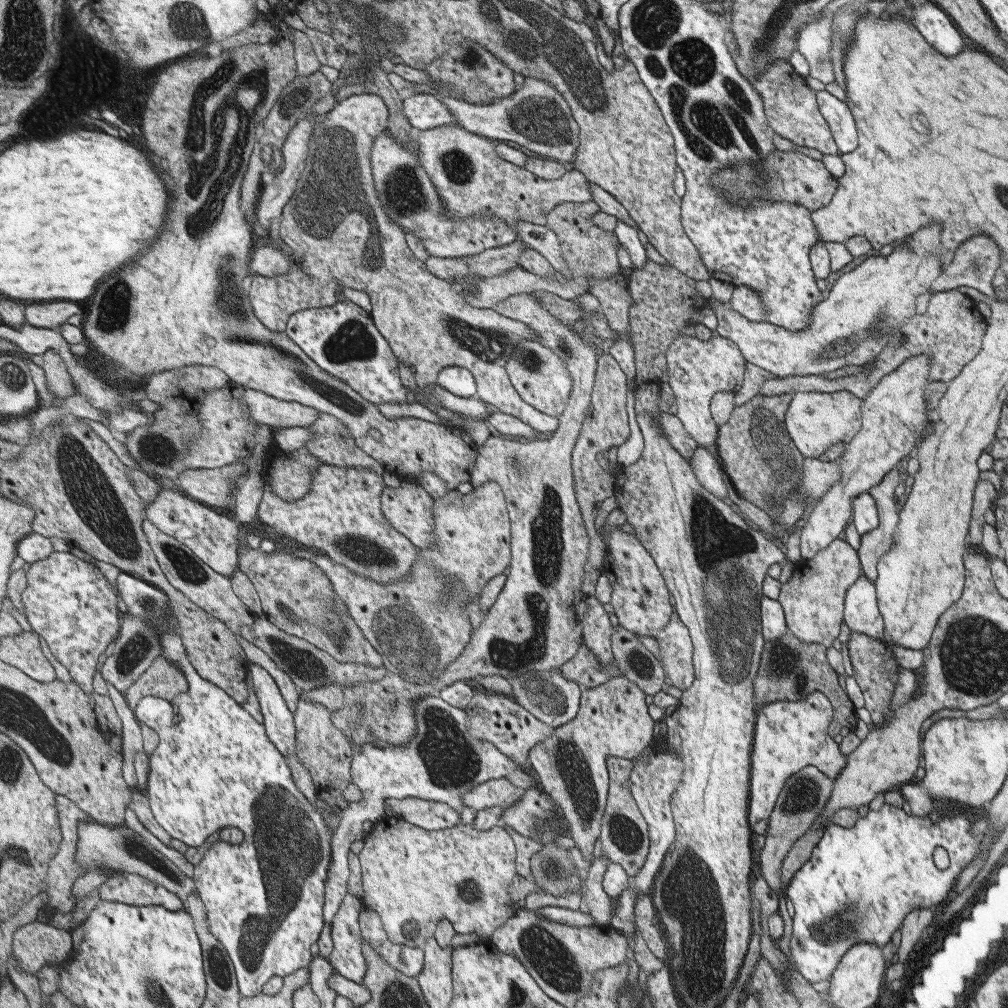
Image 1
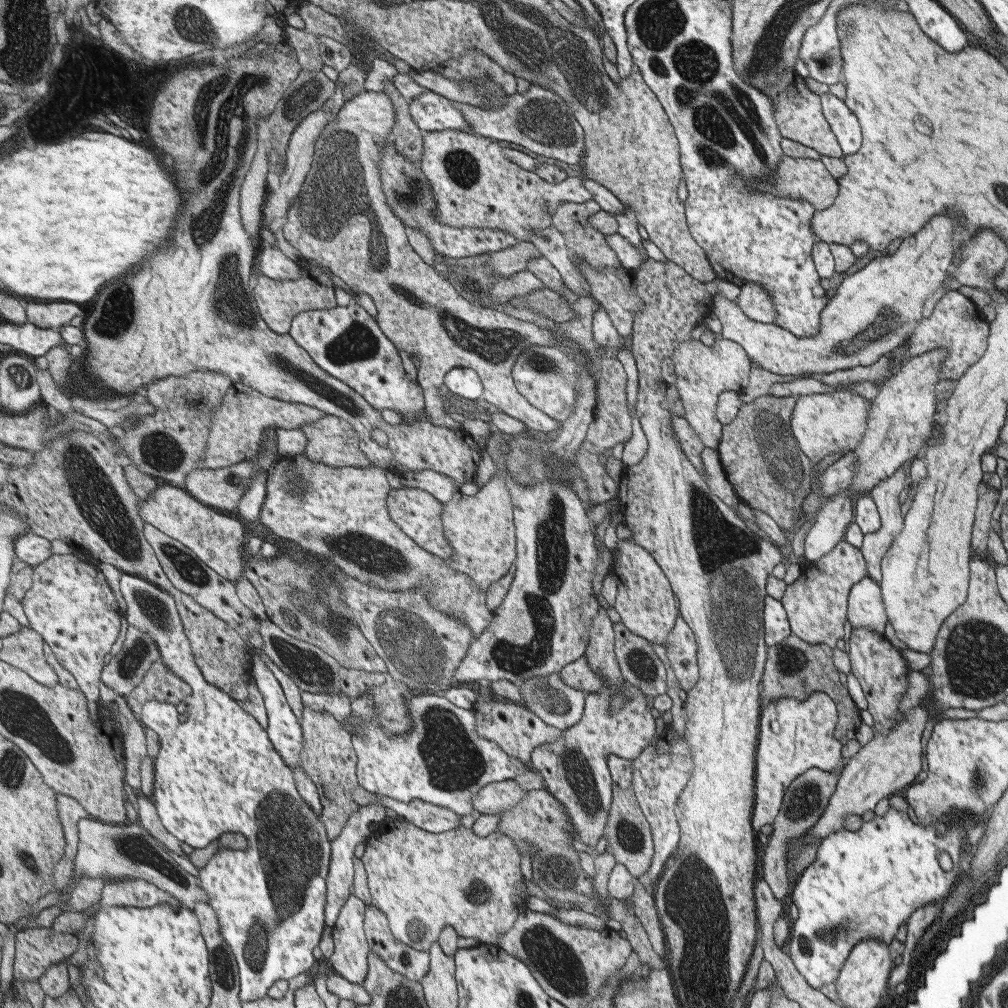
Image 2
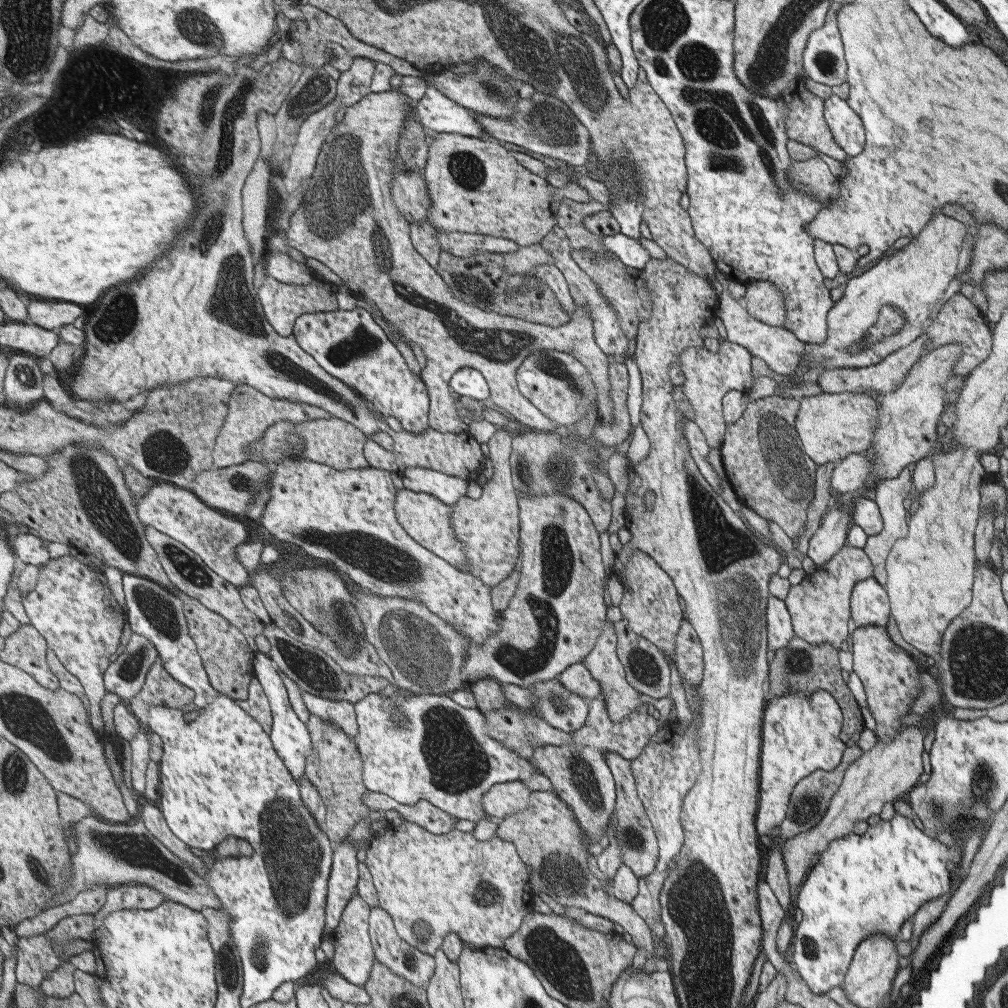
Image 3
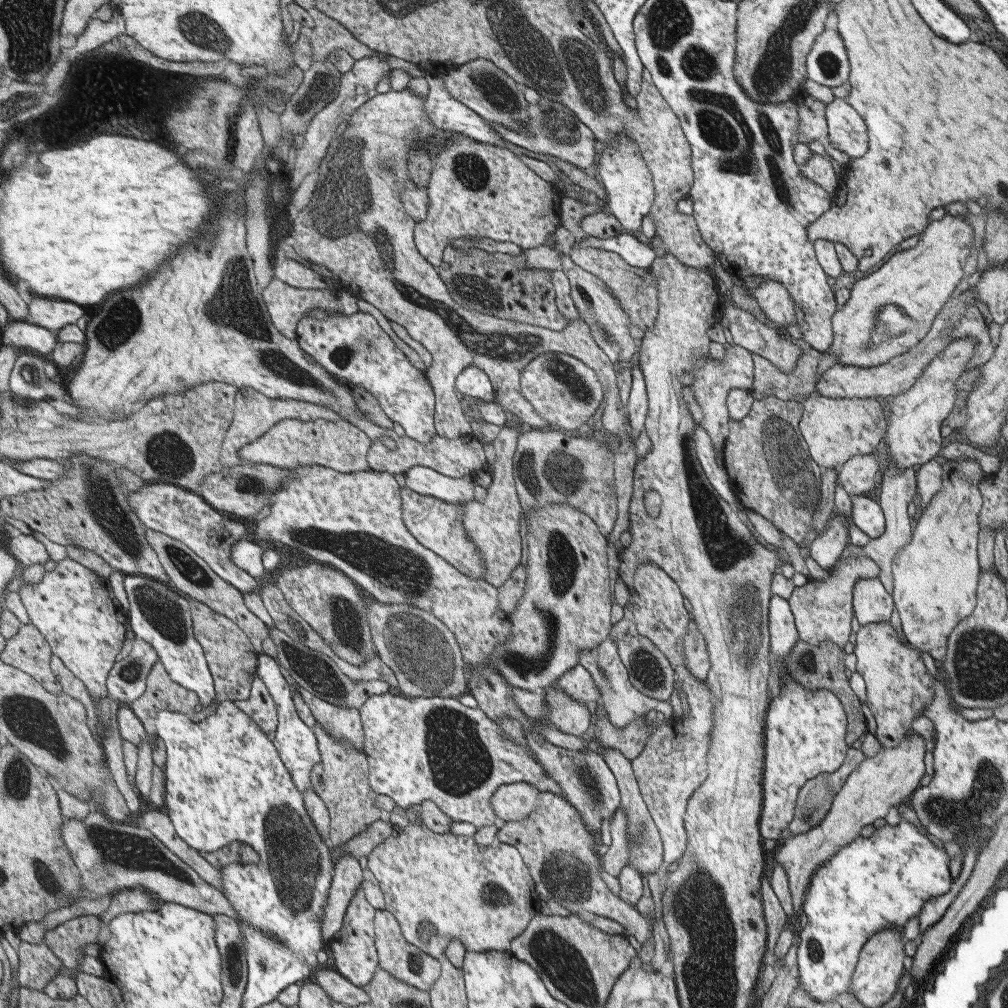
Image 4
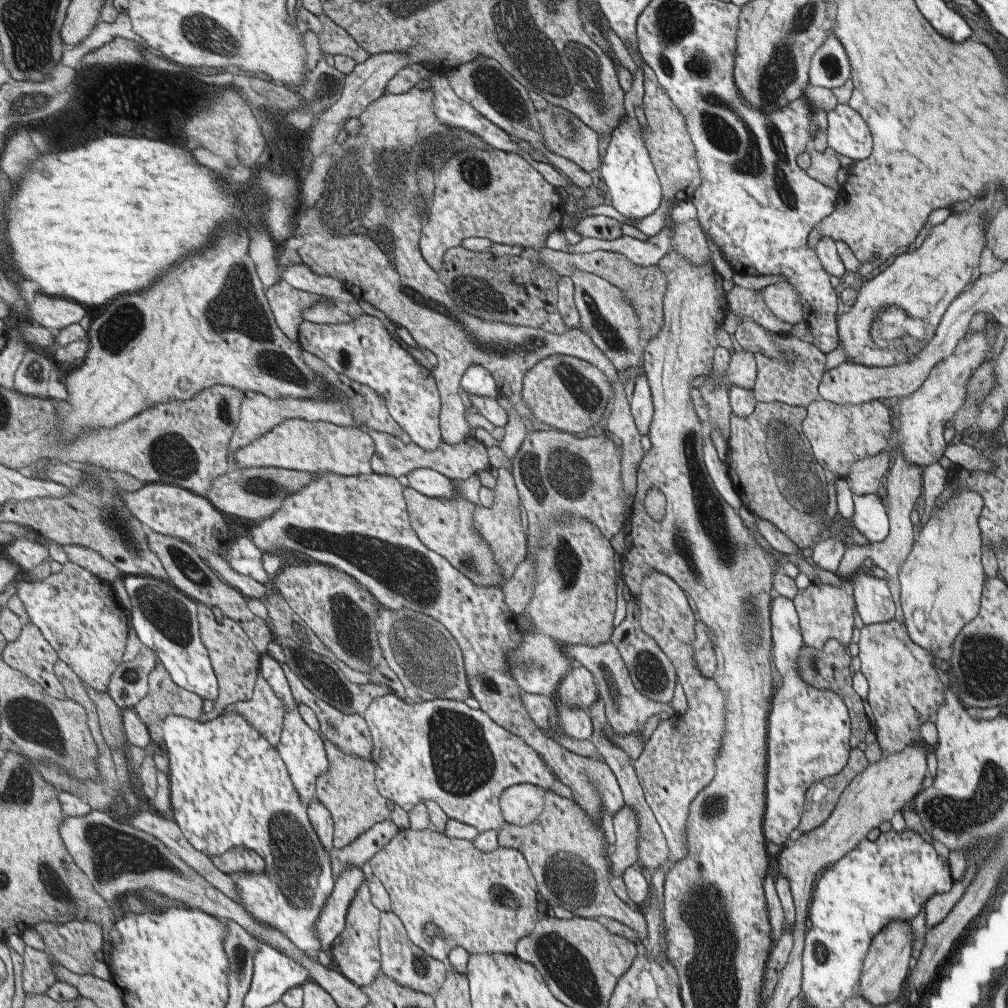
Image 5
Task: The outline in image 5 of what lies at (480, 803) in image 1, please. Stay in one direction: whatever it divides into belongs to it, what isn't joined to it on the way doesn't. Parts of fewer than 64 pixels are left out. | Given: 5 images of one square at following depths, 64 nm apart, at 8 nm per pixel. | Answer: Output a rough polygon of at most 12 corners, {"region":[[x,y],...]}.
{"region":[[516,784],[499,795],[505,822],[527,825],[543,810],[545,790]]}

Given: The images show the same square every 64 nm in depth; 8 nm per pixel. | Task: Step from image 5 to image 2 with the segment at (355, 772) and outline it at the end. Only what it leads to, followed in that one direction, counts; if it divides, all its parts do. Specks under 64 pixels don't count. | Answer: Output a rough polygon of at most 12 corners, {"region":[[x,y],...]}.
{"region":[[303,707],[302,768],[331,838],[359,809],[354,734]]}

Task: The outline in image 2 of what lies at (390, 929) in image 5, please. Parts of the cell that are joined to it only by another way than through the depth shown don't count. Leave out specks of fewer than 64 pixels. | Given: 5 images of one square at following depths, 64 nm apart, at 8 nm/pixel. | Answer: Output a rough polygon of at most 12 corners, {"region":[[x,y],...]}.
{"region":[[370,904],[363,932],[370,952],[416,983],[430,957],[396,939],[381,909]]}

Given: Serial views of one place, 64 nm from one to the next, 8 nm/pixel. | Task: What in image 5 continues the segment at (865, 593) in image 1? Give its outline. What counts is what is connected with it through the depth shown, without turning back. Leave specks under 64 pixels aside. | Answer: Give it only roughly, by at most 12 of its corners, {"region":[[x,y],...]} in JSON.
{"region":[[868,559],[851,580],[858,623],[893,619],[887,582]]}

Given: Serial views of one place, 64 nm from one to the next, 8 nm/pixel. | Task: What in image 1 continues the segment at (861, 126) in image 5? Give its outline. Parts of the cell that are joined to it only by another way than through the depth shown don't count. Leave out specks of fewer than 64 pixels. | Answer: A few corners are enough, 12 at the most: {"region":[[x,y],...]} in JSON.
{"region":[[815,92],[839,154],[852,152],[859,133],[849,106]]}

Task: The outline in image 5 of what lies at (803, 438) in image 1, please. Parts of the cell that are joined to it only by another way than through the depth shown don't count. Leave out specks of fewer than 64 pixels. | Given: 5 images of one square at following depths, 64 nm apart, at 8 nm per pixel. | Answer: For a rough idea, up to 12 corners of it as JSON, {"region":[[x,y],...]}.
{"region":[[877,399],[807,406],[803,432],[829,474],[883,450],[889,412]]}

